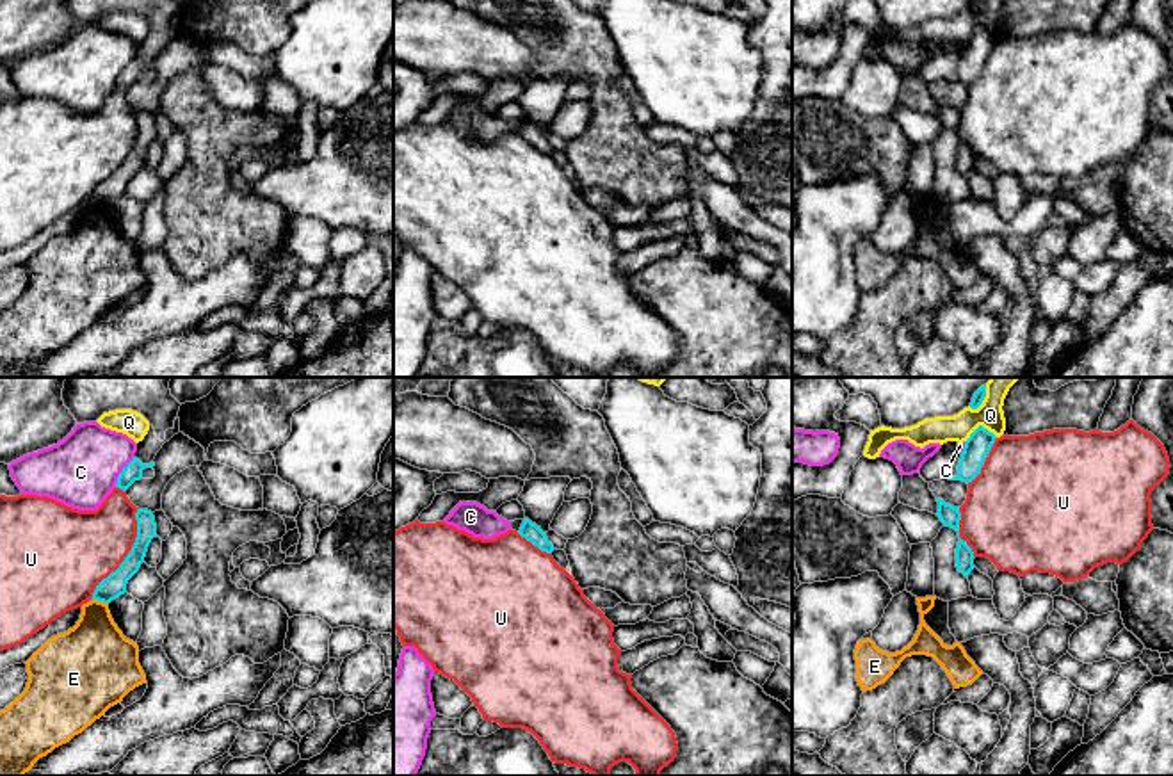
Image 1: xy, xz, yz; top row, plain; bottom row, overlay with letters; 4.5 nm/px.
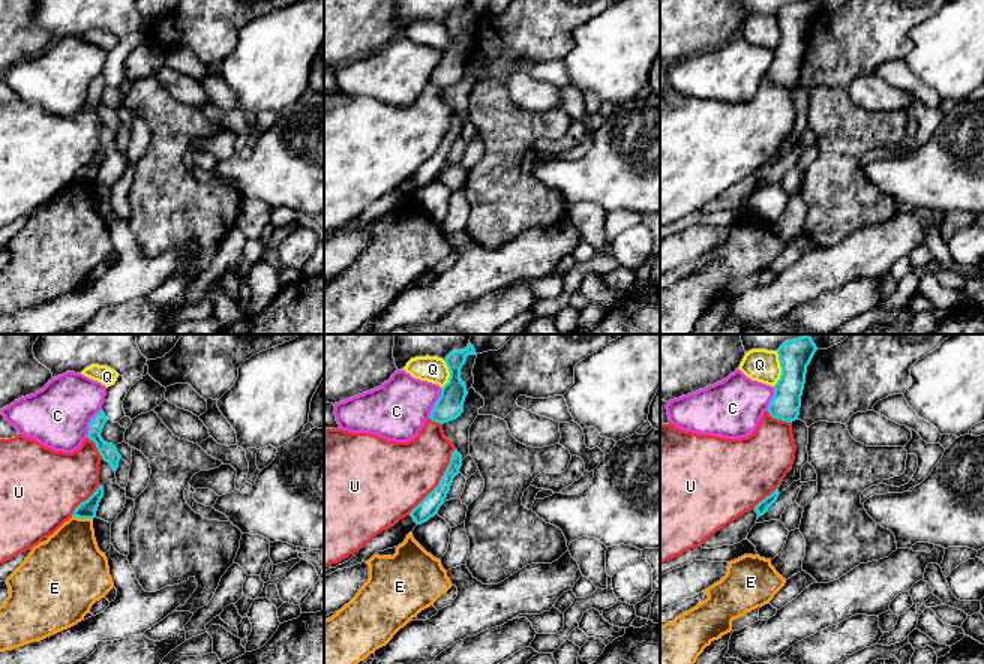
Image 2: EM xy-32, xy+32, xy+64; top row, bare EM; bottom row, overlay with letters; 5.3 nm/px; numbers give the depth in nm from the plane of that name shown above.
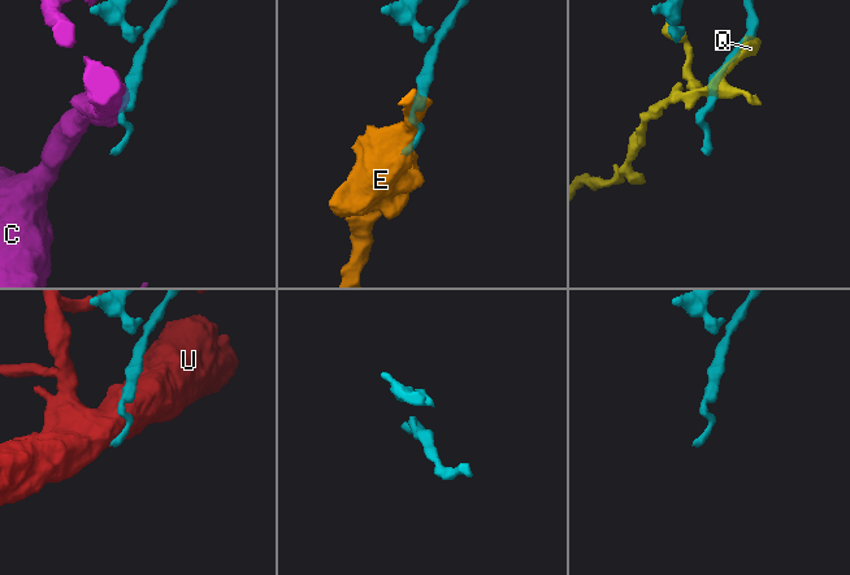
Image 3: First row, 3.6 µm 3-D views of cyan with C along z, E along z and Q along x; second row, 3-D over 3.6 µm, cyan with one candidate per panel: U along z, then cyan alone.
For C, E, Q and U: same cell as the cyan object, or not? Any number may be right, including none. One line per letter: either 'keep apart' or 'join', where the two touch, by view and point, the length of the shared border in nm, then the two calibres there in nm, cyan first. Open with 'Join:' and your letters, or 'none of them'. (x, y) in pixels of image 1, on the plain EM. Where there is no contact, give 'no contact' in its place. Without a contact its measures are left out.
Join: none of them
C: keep apart | xy (121, 73) | 170 nm | 90/320 nm
E: keep apart | xy (100, 202) | 80 nm | 110/320 nm
Q: keep apart | yz (979, 27) | 150 nm | 120/130 nm
U: keep apart | xy (129, 155) | 460 nm | 110/380 nm

